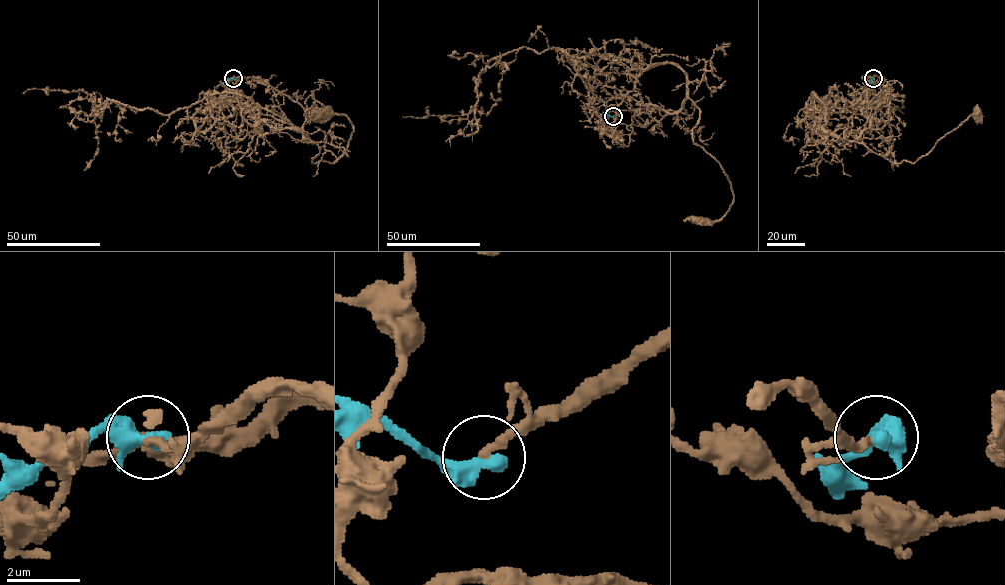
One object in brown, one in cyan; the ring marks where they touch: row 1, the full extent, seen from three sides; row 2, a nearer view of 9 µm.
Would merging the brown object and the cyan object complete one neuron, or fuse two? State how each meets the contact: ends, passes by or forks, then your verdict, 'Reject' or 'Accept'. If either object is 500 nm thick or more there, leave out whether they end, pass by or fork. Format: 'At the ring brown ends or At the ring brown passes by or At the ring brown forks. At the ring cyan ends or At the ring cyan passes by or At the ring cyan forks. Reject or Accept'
At the ring brown ends. At the ring cyan passes by. Reject

